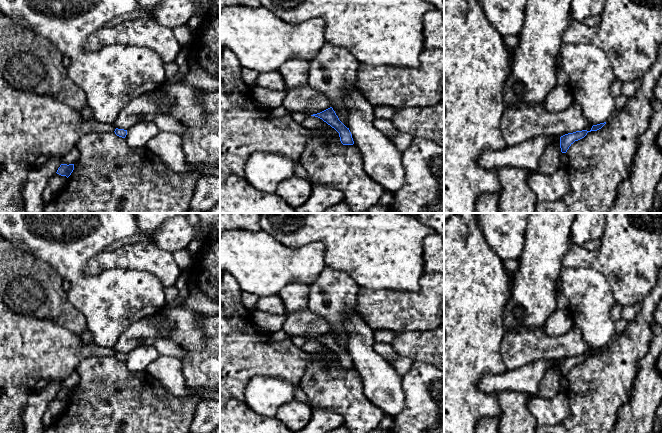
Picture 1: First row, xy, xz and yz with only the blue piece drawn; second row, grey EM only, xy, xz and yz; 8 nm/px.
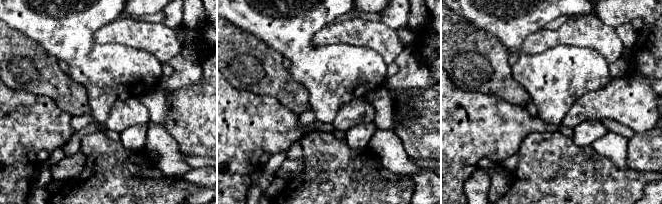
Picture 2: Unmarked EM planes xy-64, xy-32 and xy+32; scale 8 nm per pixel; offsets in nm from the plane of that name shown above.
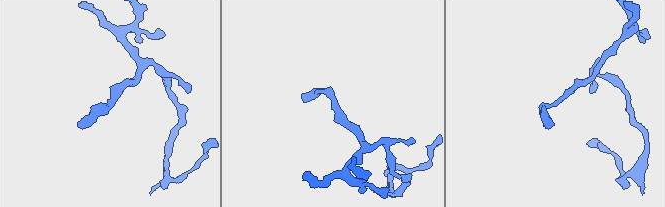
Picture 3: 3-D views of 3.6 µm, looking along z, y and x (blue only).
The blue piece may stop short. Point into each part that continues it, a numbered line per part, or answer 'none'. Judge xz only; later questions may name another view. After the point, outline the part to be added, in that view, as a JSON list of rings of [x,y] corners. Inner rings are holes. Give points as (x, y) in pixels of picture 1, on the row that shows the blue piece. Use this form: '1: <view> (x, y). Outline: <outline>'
none

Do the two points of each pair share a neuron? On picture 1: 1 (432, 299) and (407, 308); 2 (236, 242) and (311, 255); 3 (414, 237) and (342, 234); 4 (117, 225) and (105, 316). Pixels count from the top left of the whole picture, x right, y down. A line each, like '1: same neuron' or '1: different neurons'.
1: same neuron
2: same neuron
3: same neuron
4: same neuron

